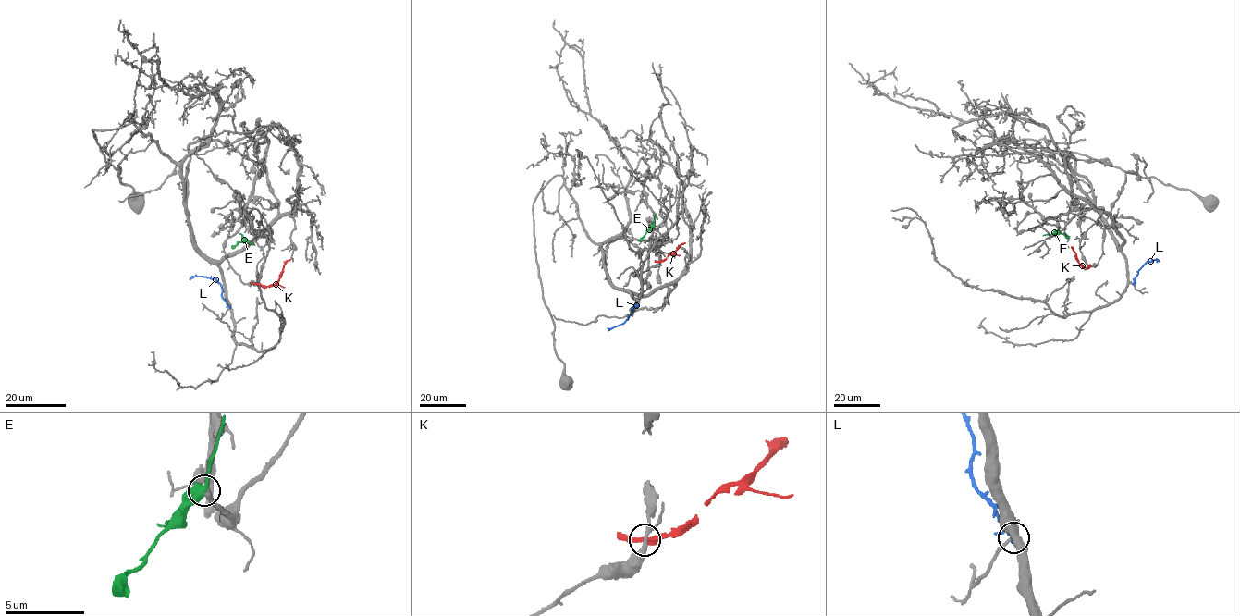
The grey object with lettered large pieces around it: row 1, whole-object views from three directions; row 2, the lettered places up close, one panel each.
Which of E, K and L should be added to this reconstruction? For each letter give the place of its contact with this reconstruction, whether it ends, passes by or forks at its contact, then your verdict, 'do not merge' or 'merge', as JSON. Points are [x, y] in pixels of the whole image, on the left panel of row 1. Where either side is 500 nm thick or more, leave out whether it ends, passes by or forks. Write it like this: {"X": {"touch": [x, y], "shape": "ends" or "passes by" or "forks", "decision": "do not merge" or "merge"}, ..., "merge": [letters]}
{"E": {"touch": [249, 241], "shape": "passes by", "decision": "merge"}, "K": {"touch": [256, 284], "shape": "passes by", "decision": "do not merge"}, "L": {"touch": [229, 307], "shape": "passes by", "decision": "do not merge"}, "merge": ["E"]}

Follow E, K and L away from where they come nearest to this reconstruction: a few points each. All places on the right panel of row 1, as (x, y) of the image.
E: (1054, 233), (1069, 237)
K: (1089, 265), (1086, 267), (1079, 263), (1071, 246)
L: (1133, 283), (1141, 267), (1147, 262), (1157, 260), (1156, 262)

